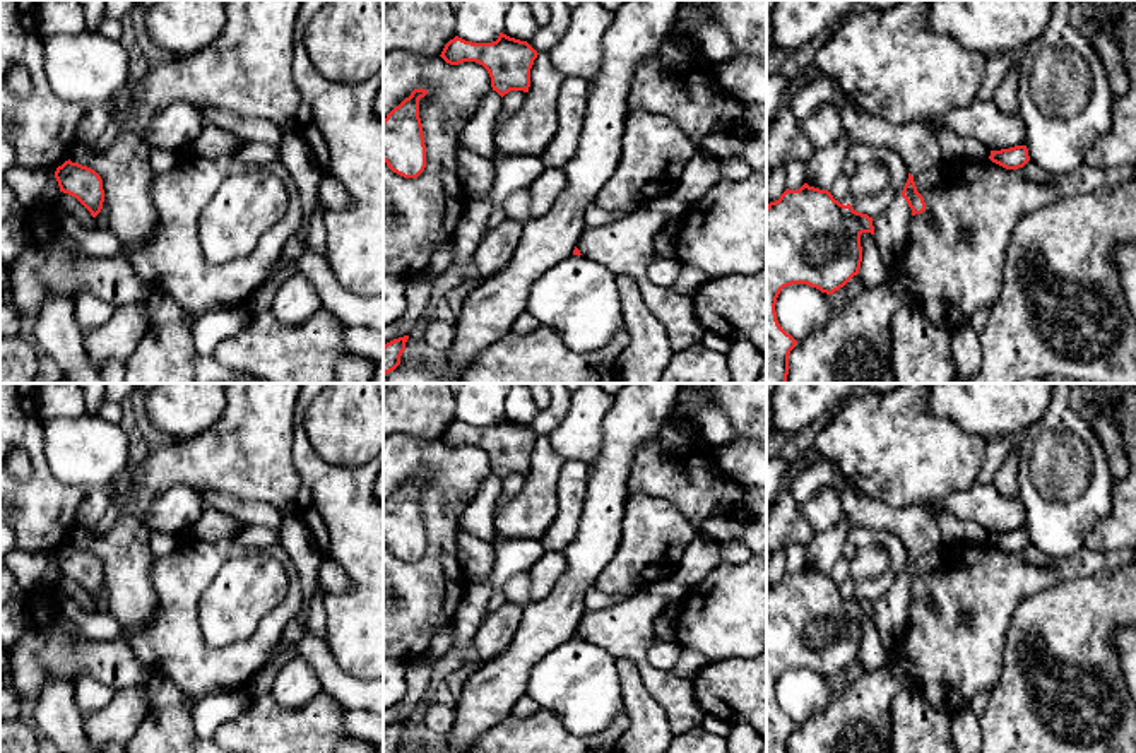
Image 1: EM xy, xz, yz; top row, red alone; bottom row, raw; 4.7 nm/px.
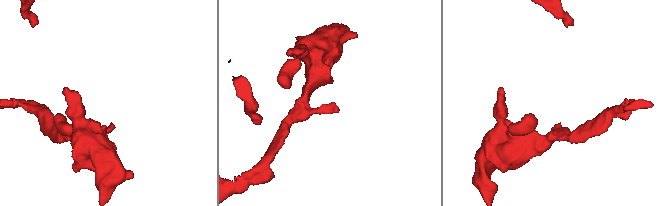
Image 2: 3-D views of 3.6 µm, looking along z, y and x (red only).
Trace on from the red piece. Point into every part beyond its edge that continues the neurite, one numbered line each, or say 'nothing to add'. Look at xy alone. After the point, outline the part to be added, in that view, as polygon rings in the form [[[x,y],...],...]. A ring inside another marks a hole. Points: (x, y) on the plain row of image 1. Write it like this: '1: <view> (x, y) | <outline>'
nothing to add

